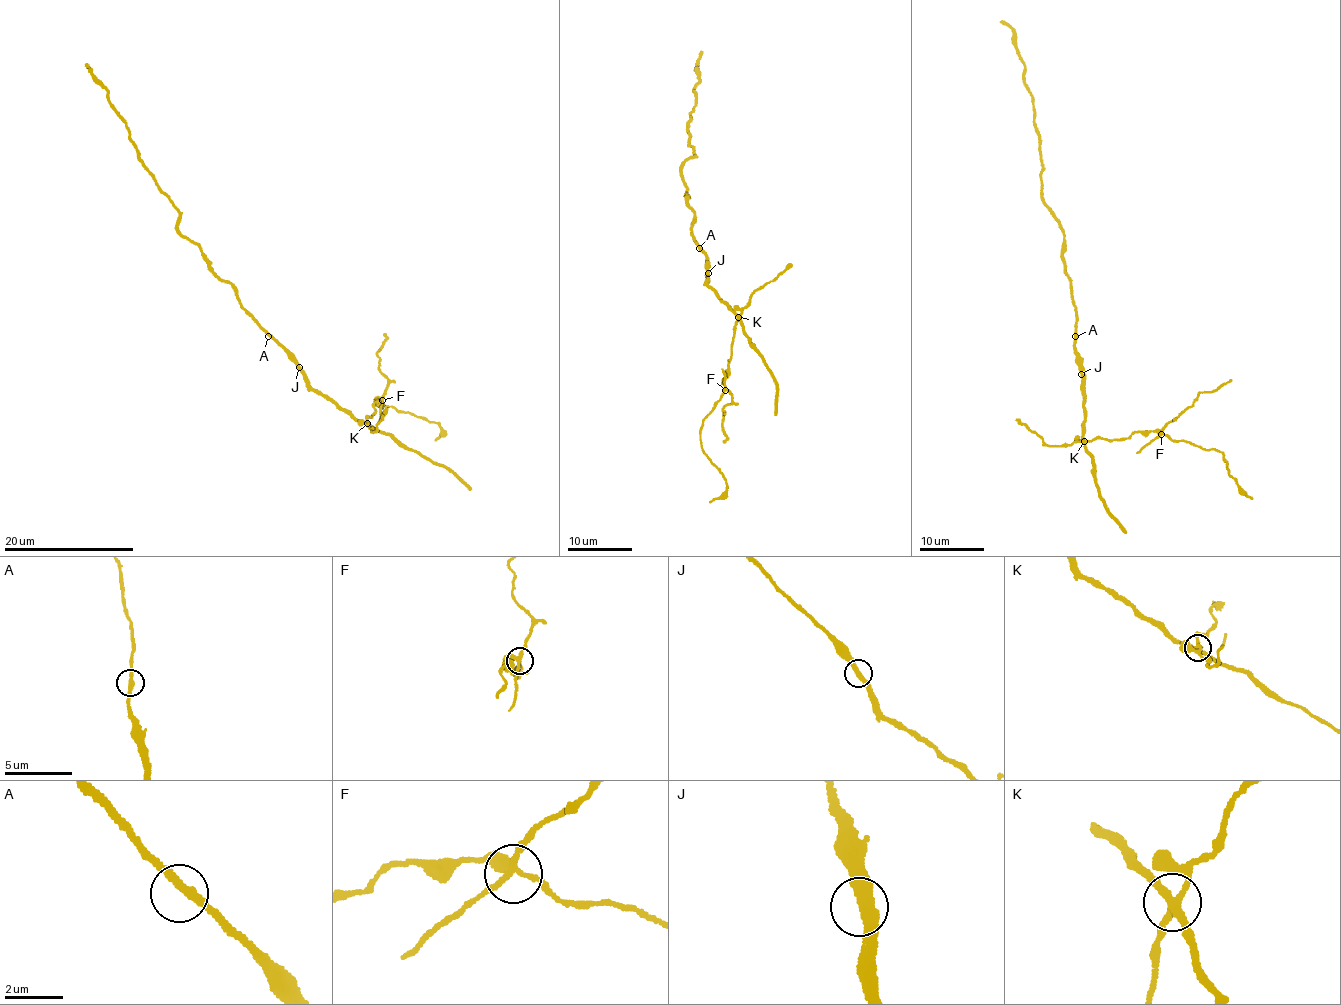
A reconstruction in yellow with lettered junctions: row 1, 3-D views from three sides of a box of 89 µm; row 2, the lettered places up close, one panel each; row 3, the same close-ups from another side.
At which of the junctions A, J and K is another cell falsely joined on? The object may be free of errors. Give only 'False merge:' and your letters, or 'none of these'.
False merge: K

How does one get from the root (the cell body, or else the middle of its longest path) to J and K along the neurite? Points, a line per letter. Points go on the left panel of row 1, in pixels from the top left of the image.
J: (270, 334), (299, 367)
K: (270, 334), (302, 372), (307, 384), (367, 423)

